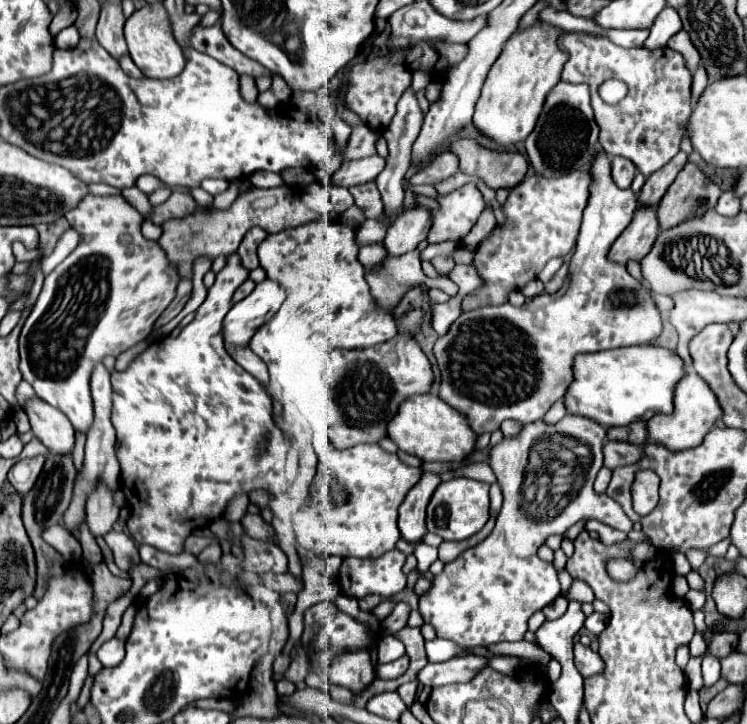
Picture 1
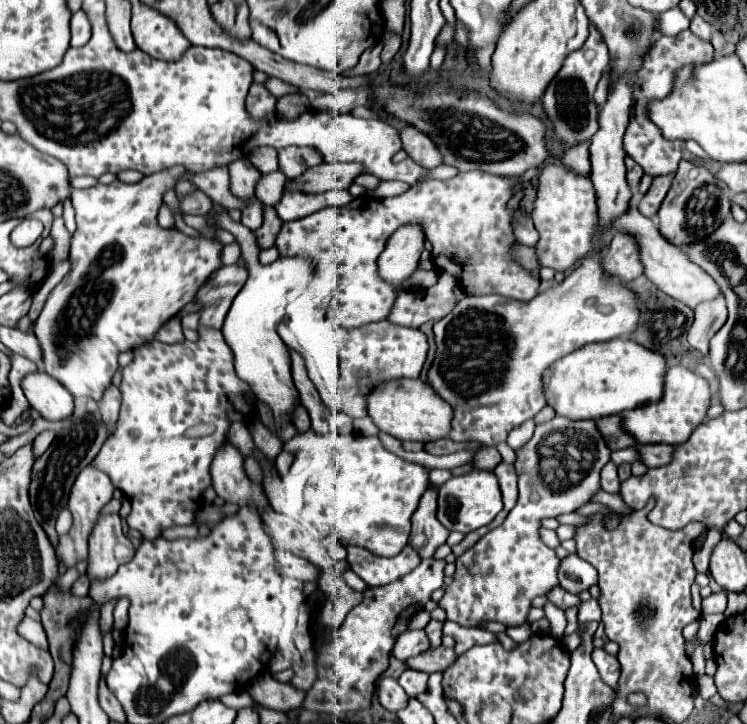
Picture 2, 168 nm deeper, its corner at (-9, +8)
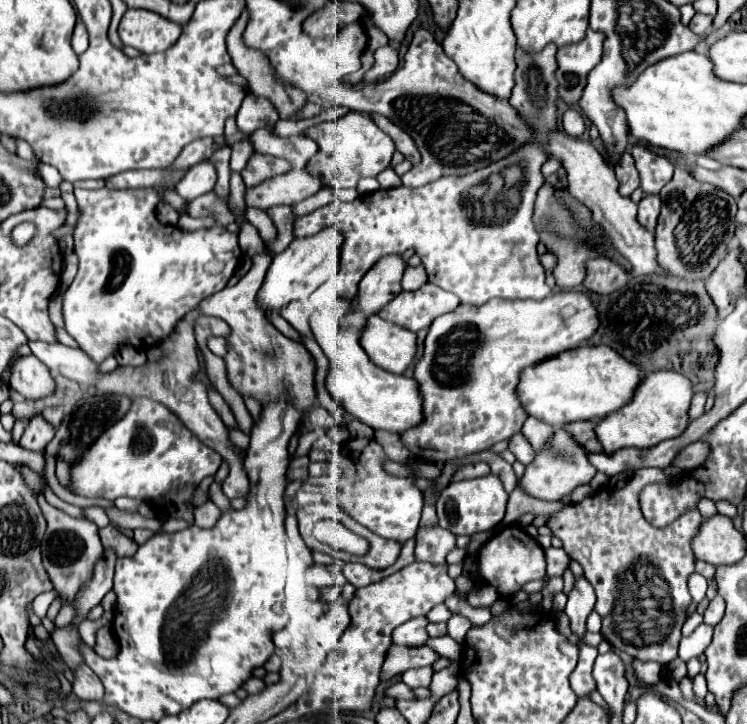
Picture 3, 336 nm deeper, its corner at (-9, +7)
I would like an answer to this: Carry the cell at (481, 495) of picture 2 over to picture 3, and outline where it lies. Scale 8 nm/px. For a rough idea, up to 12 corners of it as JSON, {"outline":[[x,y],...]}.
{"outline":[[494,474],[448,484],[438,526],[472,536],[498,526],[508,494]]}

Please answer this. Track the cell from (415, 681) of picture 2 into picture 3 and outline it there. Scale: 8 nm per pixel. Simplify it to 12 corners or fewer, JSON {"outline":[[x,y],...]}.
{"outline":[[430,666],[406,670],[402,682],[410,688],[430,684]]}

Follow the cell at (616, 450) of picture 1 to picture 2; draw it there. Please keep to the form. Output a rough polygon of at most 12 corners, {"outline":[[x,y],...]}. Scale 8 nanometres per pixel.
{"outline":[[674,445],[640,447],[642,463],[664,467],[672,461]]}

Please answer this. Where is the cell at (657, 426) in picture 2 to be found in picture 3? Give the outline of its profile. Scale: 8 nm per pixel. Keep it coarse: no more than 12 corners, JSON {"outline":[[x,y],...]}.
{"outline":[[646,374],[630,404],[596,426],[610,454],[652,448],[690,422],[692,382]]}

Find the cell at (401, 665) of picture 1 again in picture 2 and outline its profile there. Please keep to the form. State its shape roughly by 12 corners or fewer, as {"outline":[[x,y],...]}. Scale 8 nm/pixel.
{"outline":[[424,629],[404,631],[392,649],[400,661],[430,647]]}

